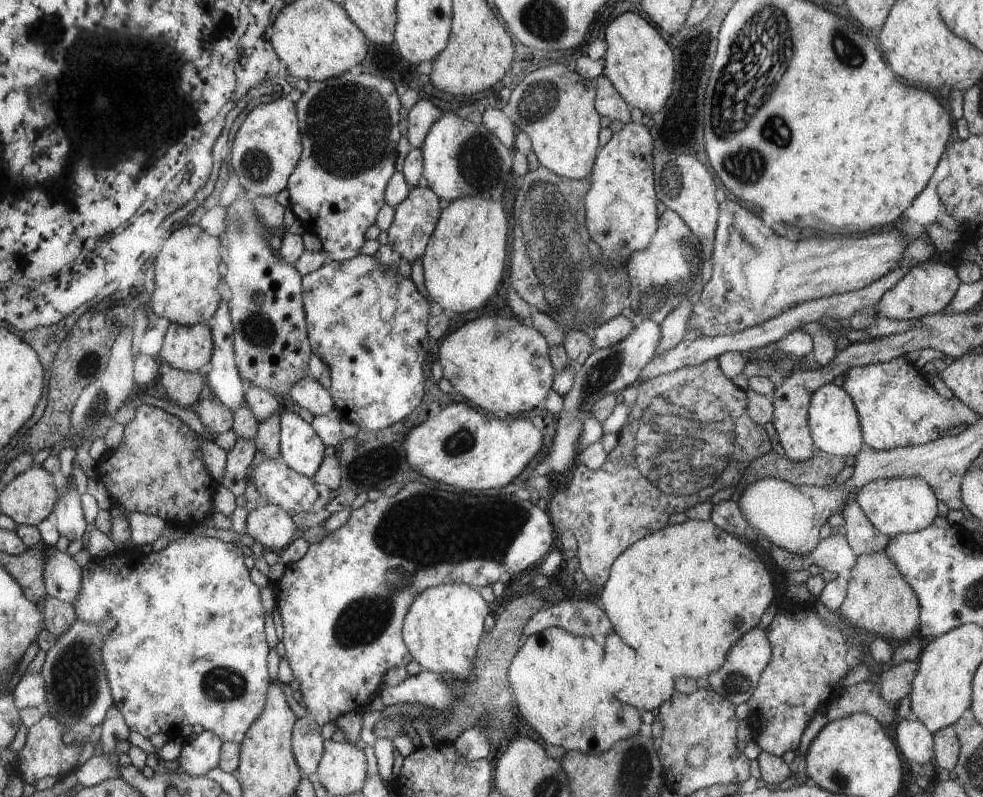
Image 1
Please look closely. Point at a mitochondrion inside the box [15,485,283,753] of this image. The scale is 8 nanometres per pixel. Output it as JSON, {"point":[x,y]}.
{"point":[75,675]}

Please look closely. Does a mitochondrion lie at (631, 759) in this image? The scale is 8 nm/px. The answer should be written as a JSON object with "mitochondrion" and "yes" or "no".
{"mitochondrion":"yes"}

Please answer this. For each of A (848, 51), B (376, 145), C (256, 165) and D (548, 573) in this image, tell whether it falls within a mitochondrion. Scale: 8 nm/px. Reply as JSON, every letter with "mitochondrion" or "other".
{"A":"mitochondrion","B":"mitochondrion","C":"mitochondrion","D":"other"}

